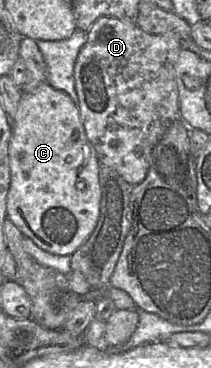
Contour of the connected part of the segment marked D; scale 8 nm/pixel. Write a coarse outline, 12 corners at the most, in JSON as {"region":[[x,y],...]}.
{"region":[[98,18],[74,66],[100,165],[133,186],[180,117],[183,40]]}

